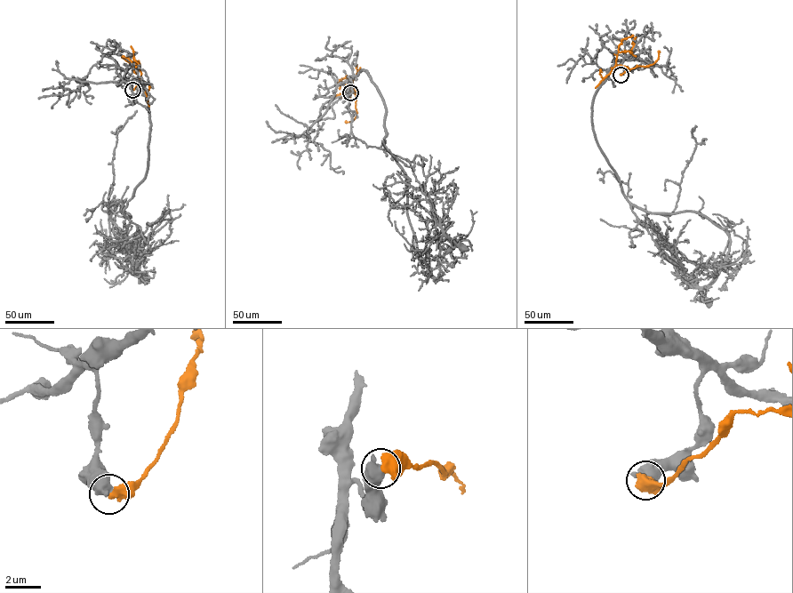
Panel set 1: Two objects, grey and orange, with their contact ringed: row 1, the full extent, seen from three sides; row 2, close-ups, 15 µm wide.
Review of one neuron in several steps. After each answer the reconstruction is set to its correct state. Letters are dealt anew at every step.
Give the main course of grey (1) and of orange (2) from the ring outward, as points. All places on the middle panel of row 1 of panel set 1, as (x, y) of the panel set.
1: (350, 92), (364, 70), (381, 95), (384, 146), (405, 174), (420, 259), (441, 256), (452, 239), (462, 248)
2: (350, 92), (356, 95), (352, 80), (347, 78), (349, 91), (332, 98)

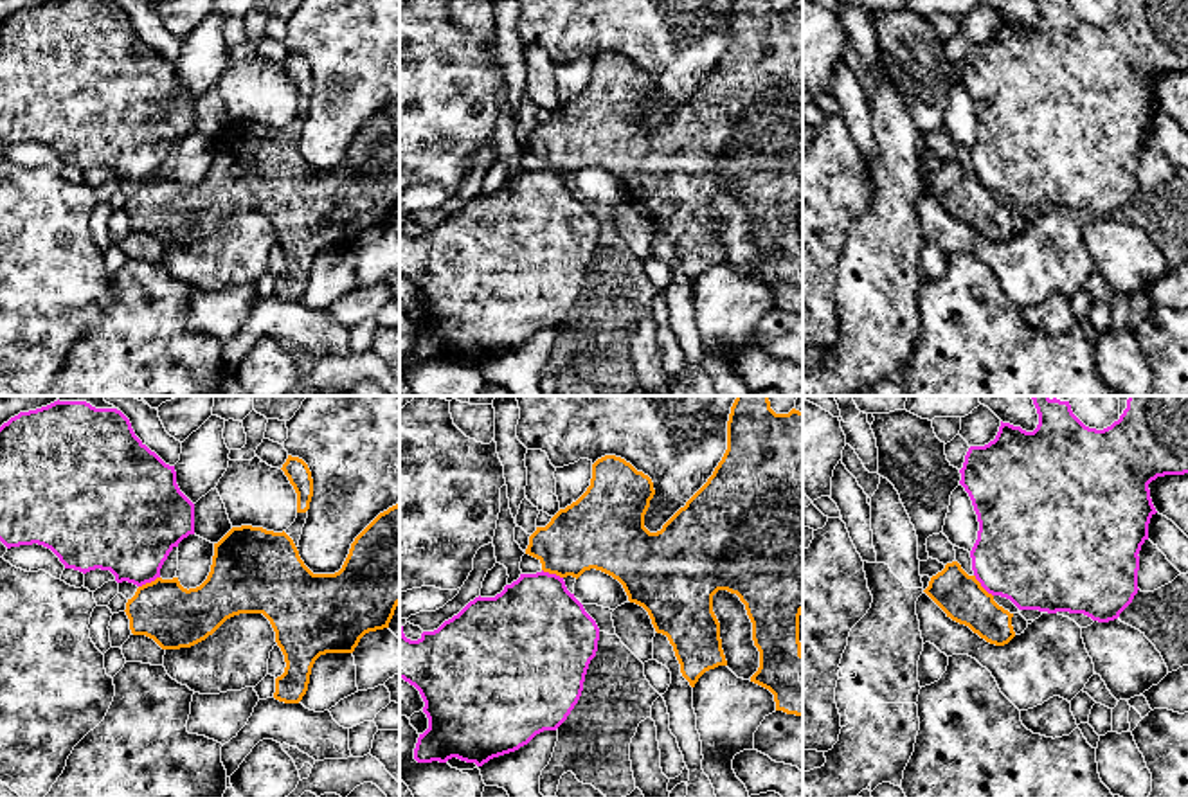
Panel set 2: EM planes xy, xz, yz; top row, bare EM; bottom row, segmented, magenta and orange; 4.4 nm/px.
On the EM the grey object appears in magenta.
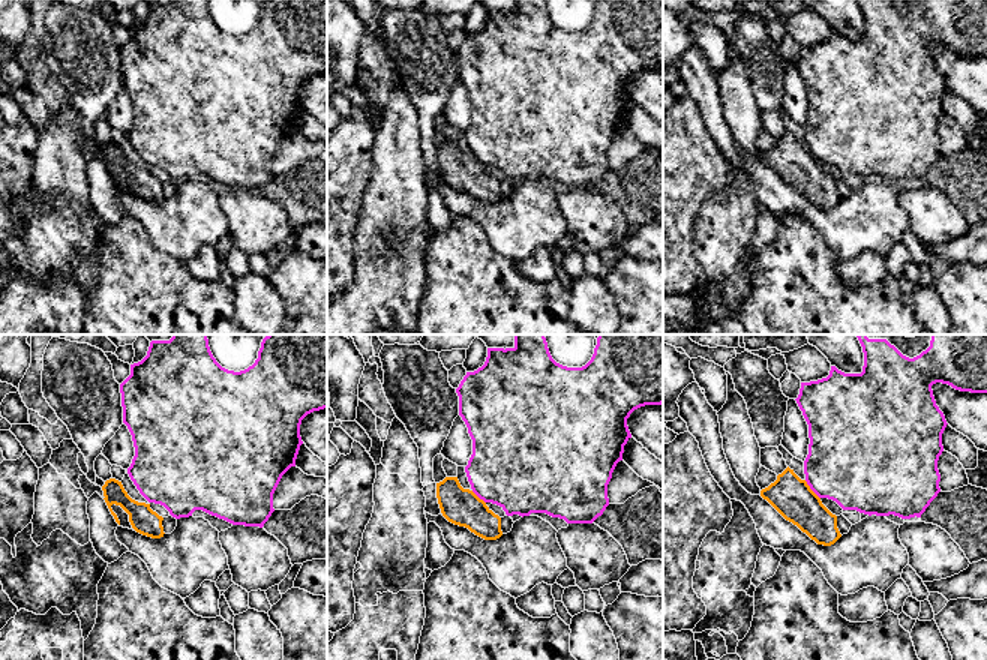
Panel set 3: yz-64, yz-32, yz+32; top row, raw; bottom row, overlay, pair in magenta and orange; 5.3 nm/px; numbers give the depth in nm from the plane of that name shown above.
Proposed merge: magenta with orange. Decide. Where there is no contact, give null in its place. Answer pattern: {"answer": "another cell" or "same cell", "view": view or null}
{"answer": "another cell", "view": "yz"}

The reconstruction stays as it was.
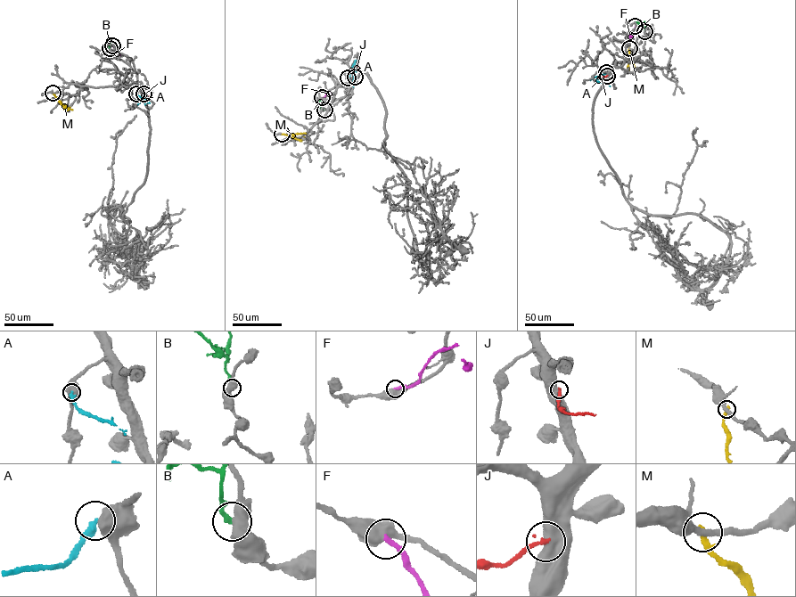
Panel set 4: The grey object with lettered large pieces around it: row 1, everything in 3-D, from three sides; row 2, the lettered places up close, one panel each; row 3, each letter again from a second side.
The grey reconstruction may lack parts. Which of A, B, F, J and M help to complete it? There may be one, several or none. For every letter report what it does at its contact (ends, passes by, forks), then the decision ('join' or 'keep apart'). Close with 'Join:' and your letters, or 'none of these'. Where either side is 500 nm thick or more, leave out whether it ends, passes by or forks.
A: keep apart
B: keep apart
F: keep apart
J: keep apart
M: it ends there; keep apart
Join: none of these

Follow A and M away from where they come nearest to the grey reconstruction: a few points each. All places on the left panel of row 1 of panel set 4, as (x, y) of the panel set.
A: (136, 94), (147, 102), (141, 102), (136, 106)
M: (53, 93), (63, 108), (66, 106), (72, 110)

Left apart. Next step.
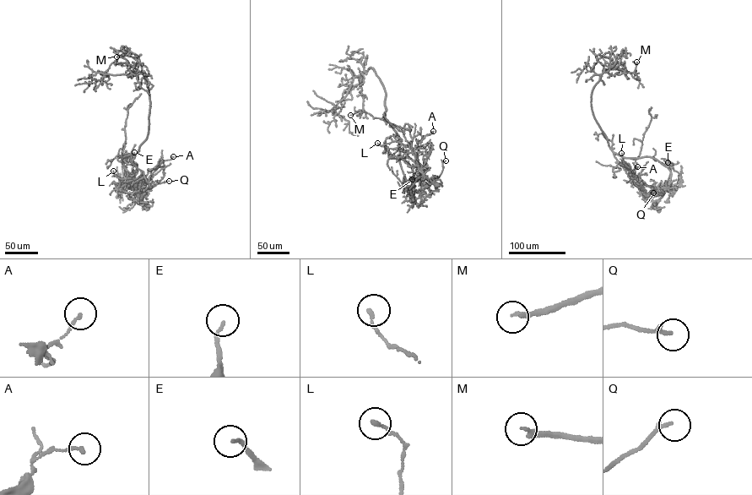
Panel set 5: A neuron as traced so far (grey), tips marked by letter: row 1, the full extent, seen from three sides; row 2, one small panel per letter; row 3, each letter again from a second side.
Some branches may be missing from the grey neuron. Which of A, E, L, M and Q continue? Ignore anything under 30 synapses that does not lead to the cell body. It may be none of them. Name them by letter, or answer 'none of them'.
M

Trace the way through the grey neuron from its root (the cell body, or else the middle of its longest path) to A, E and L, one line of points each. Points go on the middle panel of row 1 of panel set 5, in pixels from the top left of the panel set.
A: (436, 184), (430, 181), (429, 183), (430, 178), (423, 174), (417, 158), (418, 142), (422, 136), (433, 131)
E: (436, 184), (430, 181), (430, 184), (429, 179), (429, 185), (419, 191), (421, 200), (417, 204), (412, 179)
L: (436, 184), (430, 181), (429, 183), (430, 178), (423, 174), (410, 145), (396, 141), (381, 145), (377, 143)

